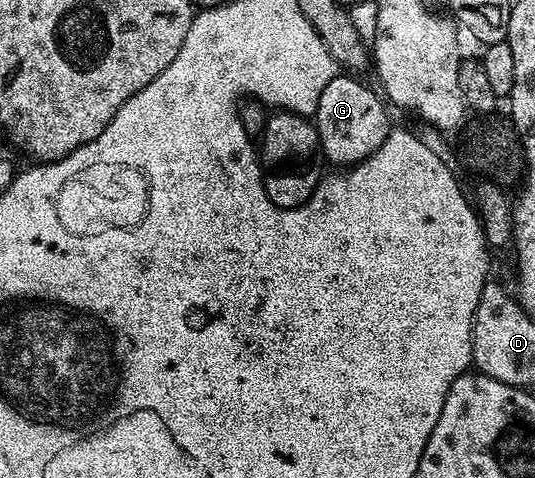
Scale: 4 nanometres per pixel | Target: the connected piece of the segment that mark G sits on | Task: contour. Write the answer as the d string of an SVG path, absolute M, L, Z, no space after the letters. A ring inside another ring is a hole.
M339 74L327 82L327 90L319 94L315 113L315 131L321 140L321 151L326 161L334 160L337 166L352 166L368 158L389 136L389 112L386 101L376 96L365 84L352 80L352 75Z

